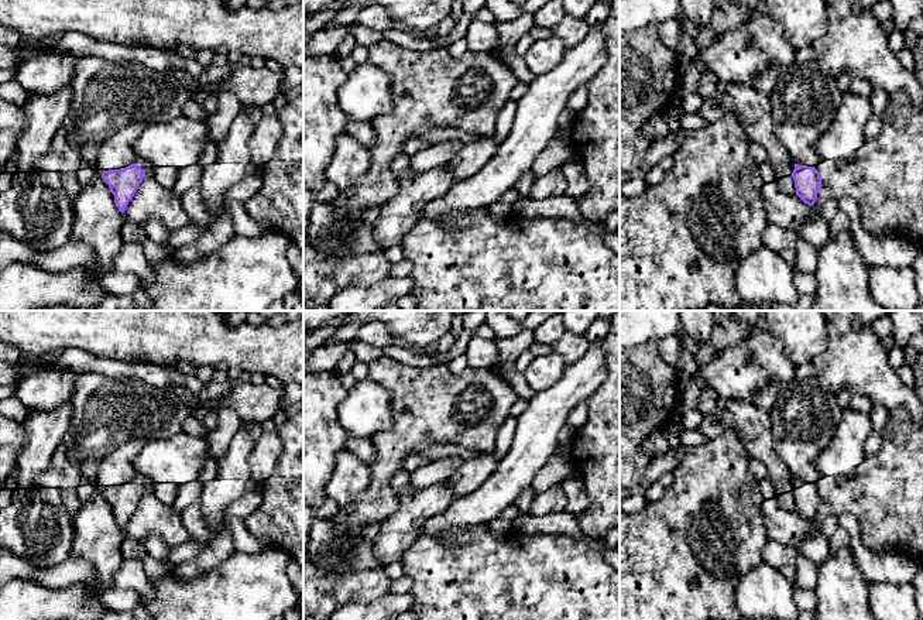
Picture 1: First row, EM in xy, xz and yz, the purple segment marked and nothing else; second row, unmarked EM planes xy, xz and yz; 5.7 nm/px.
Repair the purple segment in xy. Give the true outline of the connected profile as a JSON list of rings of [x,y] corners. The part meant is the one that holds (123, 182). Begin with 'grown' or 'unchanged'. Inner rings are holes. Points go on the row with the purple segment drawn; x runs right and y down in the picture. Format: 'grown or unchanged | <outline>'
grown | [[[137,160],[134,164],[102,172],[103,181],[109,185],[110,192],[114,195],[114,203],[121,213],[124,213],[128,202],[133,199],[144,175],[152,171],[154,165],[144,160]]]

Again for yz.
unchanged | [[[795,164],[792,178],[795,181],[796,195],[804,203],[813,206],[821,188],[820,172],[814,167]]]

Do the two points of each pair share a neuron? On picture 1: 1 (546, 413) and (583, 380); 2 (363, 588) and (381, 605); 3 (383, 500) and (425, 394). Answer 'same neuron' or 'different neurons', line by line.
1: same neuron
2: different neurons
3: same neuron

